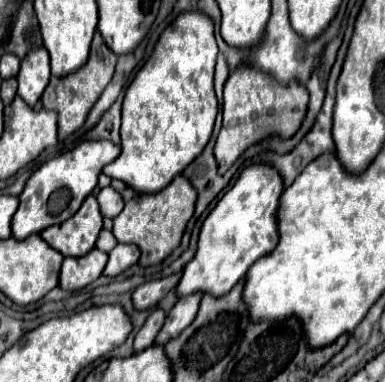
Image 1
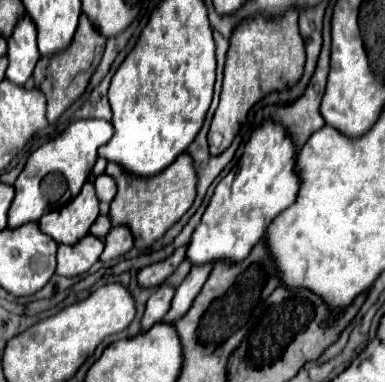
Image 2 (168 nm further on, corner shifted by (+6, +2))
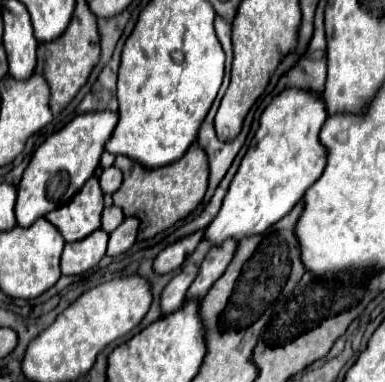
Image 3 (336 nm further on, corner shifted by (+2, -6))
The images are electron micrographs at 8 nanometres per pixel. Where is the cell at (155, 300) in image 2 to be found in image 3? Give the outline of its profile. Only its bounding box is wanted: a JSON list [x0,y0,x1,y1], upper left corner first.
[162,264,198,314]

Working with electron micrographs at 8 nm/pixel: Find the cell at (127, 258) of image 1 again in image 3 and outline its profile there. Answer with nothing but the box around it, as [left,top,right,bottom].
[108,216,138,256]

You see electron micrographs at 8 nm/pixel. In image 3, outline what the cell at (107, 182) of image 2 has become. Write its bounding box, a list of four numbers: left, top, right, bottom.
[98,166,122,194]

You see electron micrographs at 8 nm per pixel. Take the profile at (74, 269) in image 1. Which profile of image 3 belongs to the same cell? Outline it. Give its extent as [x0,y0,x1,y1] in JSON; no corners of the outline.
[62,228,108,274]

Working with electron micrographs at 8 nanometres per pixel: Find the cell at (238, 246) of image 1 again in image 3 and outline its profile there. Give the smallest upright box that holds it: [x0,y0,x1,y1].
[206,88,328,244]

